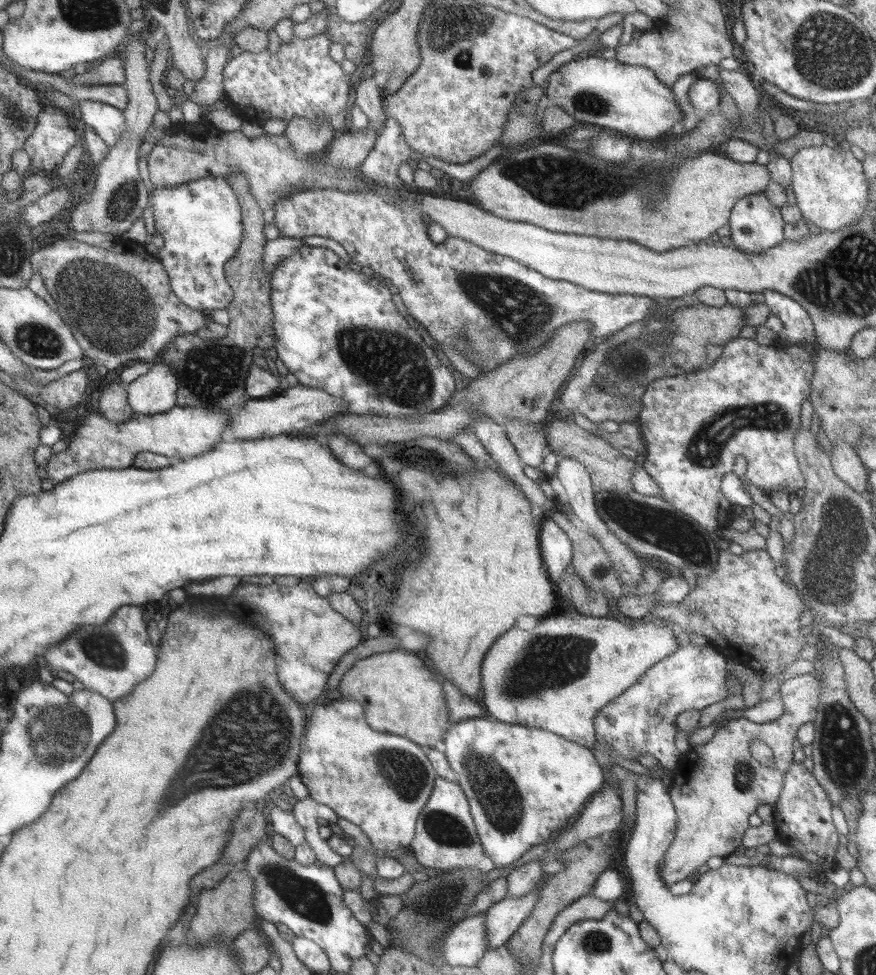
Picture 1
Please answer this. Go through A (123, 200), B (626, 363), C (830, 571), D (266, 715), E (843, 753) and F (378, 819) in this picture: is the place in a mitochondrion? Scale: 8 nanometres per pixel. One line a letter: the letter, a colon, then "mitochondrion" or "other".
A: mitochondrion
B: mitochondrion
C: mitochondrion
D: mitochondrion
E: mitochondrion
F: other

